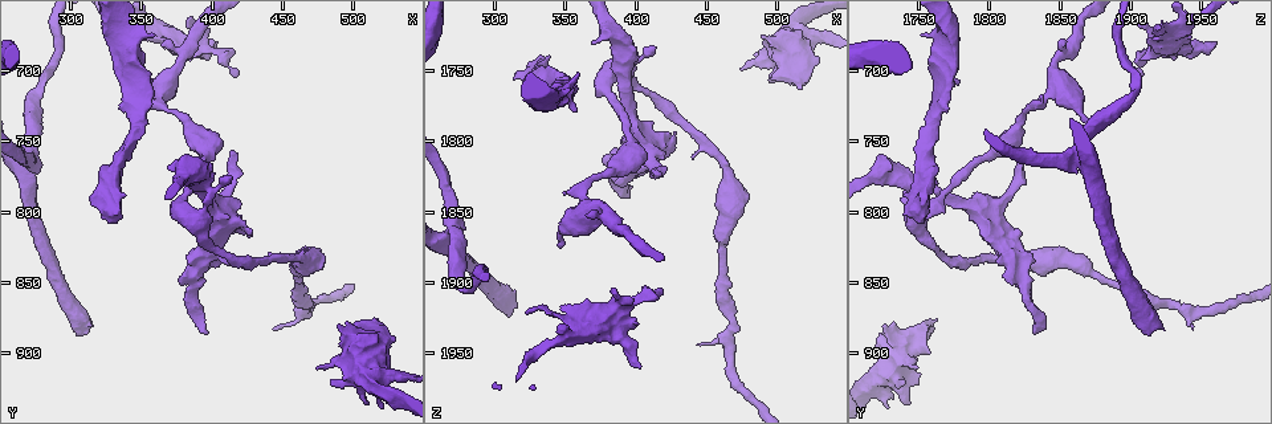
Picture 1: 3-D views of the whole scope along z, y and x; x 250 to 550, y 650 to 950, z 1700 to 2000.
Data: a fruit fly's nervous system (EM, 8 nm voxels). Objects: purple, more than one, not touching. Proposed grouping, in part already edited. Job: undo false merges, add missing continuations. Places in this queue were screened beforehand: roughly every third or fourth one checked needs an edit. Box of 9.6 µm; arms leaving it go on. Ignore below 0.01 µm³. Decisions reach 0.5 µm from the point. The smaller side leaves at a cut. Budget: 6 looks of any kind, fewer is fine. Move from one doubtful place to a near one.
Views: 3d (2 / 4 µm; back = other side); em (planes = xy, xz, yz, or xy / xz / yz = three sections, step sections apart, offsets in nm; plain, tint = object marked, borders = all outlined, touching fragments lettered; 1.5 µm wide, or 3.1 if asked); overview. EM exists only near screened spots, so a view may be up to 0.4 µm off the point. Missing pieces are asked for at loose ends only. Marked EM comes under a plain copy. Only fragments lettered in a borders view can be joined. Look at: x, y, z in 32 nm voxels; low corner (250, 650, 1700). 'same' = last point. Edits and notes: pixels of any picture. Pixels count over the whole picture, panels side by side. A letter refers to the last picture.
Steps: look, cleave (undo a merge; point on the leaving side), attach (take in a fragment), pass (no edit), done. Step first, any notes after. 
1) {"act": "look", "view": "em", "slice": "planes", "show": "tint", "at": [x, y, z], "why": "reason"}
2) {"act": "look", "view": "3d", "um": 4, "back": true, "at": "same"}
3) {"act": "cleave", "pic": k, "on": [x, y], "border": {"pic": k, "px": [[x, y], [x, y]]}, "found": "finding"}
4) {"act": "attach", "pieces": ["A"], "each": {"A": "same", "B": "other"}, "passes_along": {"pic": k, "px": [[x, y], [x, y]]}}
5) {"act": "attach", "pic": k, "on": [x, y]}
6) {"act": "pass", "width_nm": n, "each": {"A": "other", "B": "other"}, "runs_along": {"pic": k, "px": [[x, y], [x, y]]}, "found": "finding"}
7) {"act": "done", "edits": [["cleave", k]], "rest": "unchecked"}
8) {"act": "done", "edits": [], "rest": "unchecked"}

{"act": "look", "view": "em", "slice": "xz", "step": 8, "show": "borders", "at": [396, 780, 1742], "why": "arms part here"}

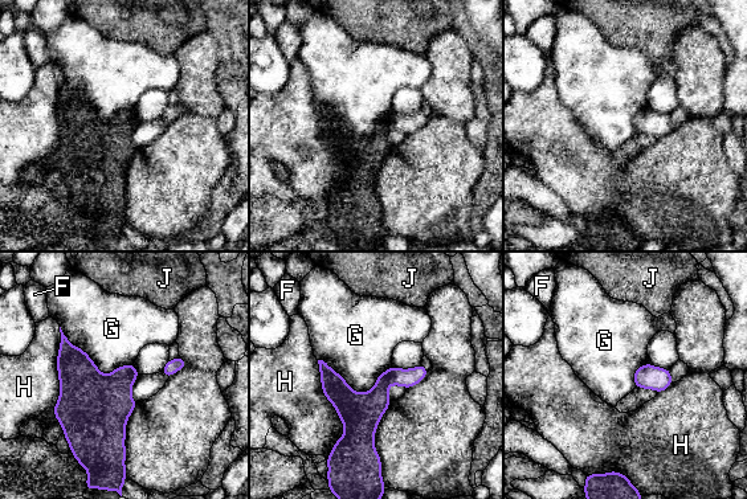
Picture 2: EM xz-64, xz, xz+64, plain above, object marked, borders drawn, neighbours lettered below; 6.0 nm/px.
{"act": "look", "view": "em", "slice": "planes", "show": "borders", "at": "same", "why": "cut it another way"}

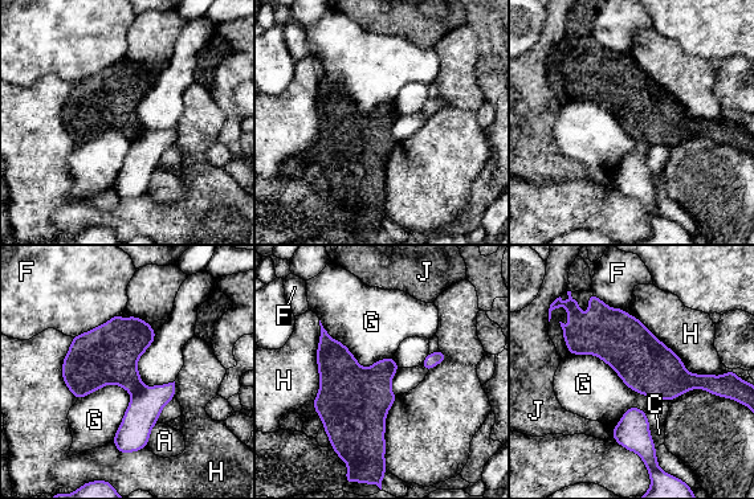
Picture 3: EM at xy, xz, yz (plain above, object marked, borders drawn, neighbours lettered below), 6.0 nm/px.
{"act": "cleave", "pic": 3, "on": [113, 359], "width_nm": 280, "longest_contact_nm": ["H", 650], "each": {"A": "other", "C": "other", "F": "other", "G": "other", "H": "other", "J": "other"}, "found": "a second neuron is stuck on"}

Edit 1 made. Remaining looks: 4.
{"act": "look", "view": "overview"}

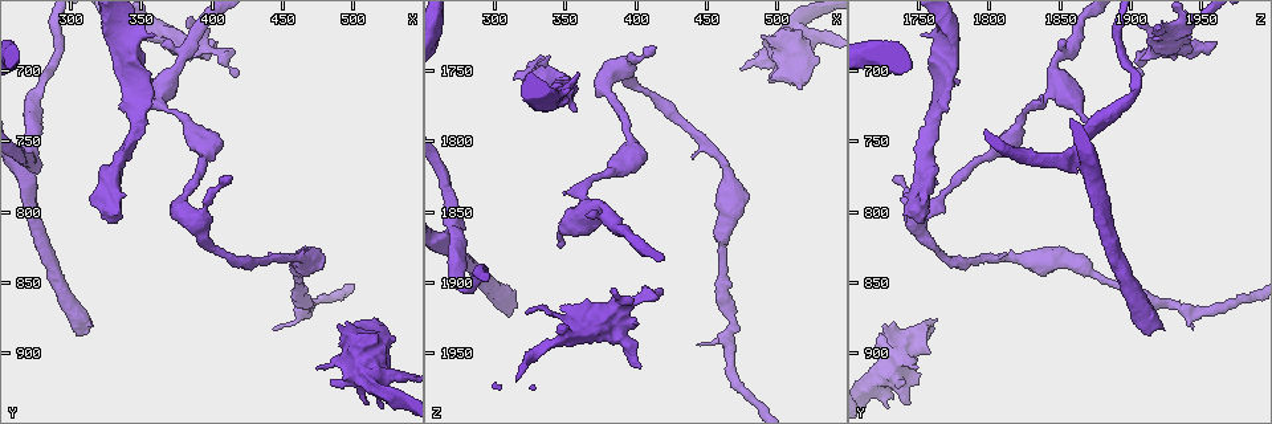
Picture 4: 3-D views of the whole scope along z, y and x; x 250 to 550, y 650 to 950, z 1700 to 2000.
{"act": "look", "view": "em", "slice": "planes", "show": "borders", "at": [348, 710, 1768], "why": "arms part here"}

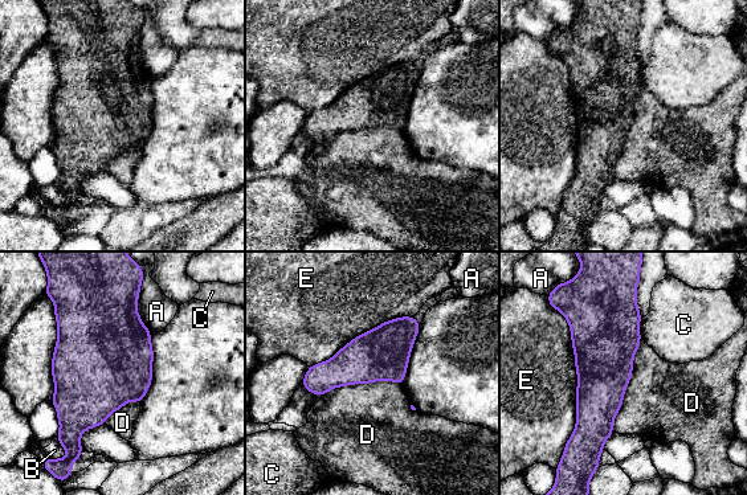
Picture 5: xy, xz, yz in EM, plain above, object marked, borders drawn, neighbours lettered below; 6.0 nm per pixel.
{"act": "pass", "each": {"A": "other", "B": "other", "C": "other", "D": "other", "E": "other"}, "border": {"pic": 5, "px": [[641, 339], [612, 432]]}, "found": "continuous, no second neuron"}

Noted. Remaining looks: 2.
{"act": "look", "view": "em", "slice": "planes", "show": "borders", "at": [416, 702, 1908], "why": "tapers out"}

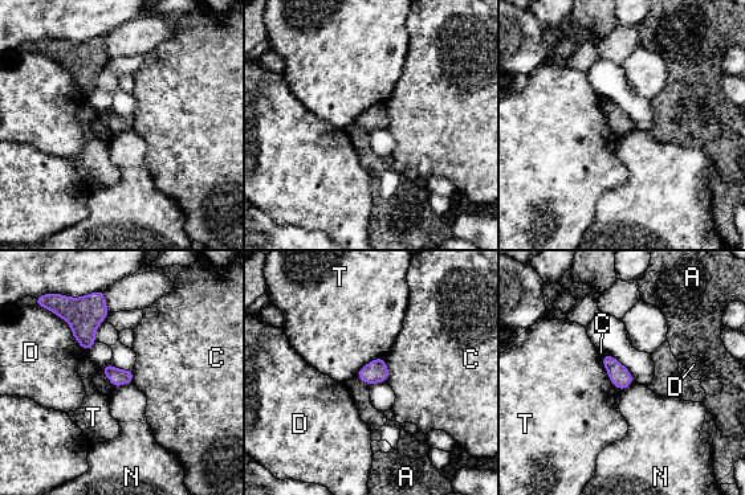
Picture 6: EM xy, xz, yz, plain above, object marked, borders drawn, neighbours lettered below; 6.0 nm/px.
{"act": "pass", "each": {"A": "other", "C": "other", "D": "other", "N": "other", "T": "other"}, "found": "none of them fits"}

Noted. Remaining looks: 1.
{"act": "done", "edits": [["cleave", 3]], "rest": "unchecked"}

